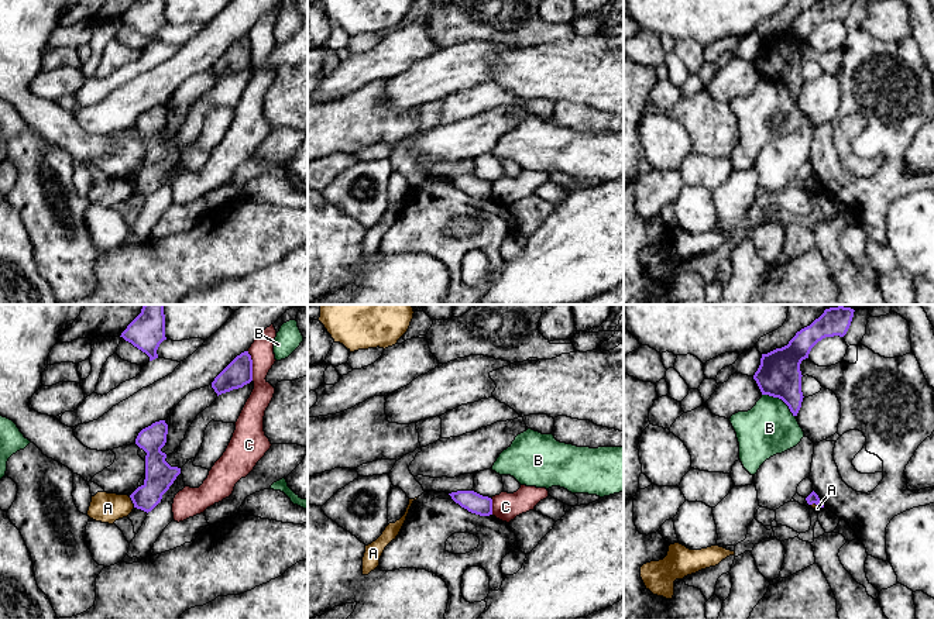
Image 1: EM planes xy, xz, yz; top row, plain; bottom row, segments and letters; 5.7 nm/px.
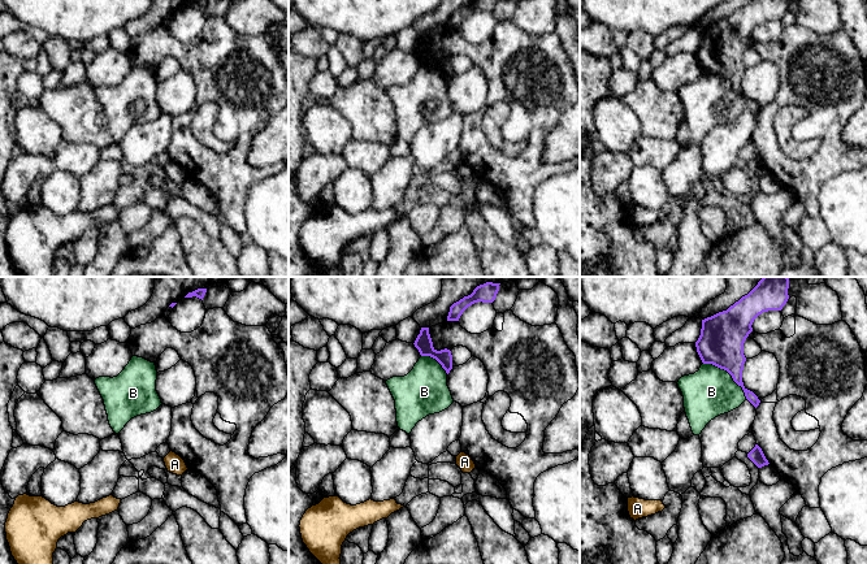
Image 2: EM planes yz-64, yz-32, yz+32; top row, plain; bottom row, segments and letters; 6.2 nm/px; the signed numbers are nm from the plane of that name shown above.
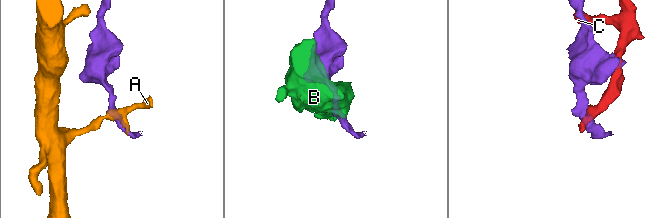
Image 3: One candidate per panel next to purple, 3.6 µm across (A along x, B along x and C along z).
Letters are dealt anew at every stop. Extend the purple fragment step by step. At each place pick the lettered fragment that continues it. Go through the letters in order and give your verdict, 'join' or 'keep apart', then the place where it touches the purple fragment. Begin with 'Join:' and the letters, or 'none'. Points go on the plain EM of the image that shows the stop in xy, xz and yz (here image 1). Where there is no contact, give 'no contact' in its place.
Join: none
A: keep apart; meets purple in xy at (133, 186)
B: keep apart; meets purple in yz at (780, 82)
C: keep apart; meets purple in xy at (251, 50)

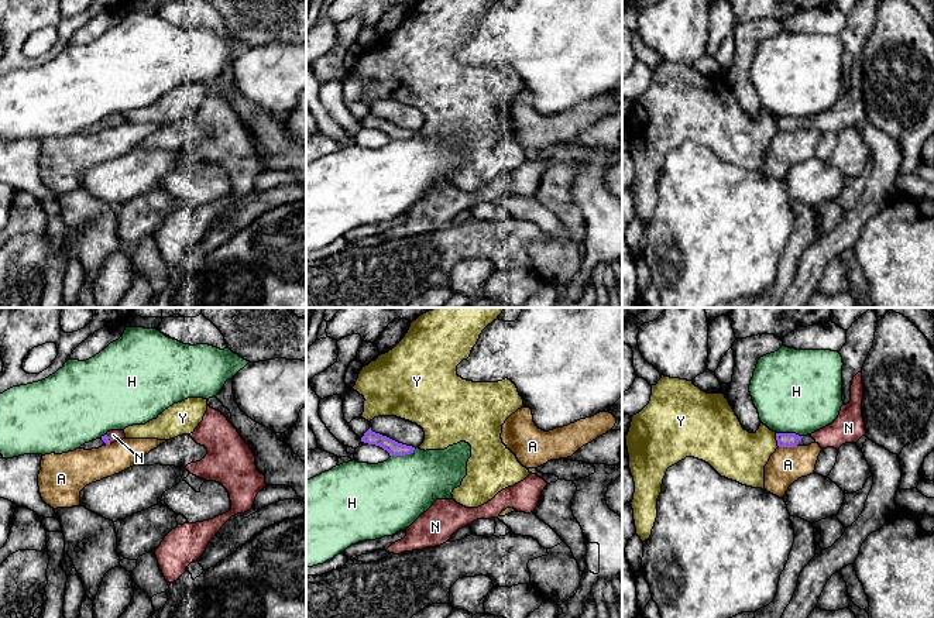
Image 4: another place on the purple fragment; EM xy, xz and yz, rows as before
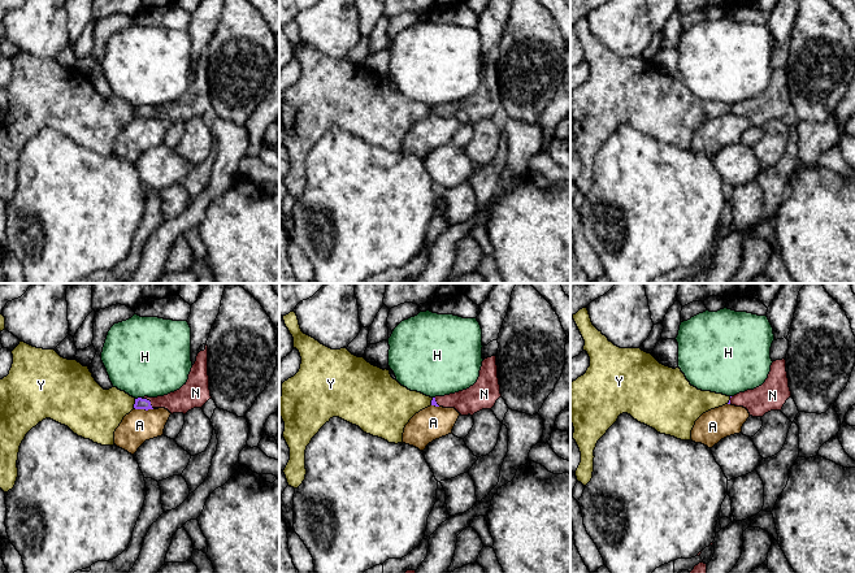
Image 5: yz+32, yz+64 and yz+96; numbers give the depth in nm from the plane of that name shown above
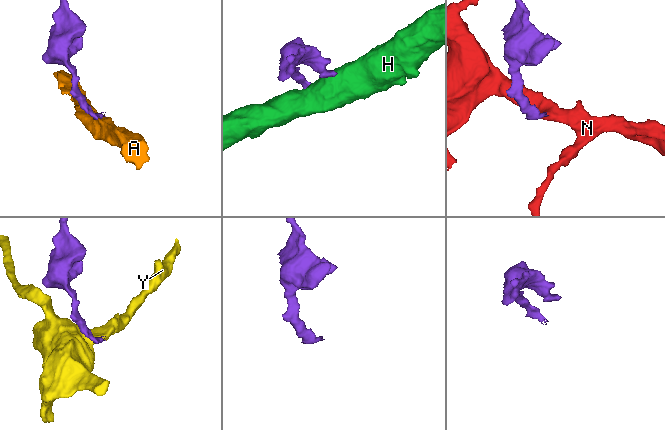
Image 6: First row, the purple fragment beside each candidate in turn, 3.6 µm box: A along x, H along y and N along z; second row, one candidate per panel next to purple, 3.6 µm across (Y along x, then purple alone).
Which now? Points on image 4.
Join: N
A: keep apart; meets purple in yz at (787, 130)
H: keep apart; meets purple in yz at (789, 117)
N: join; meets purple in xy at (107, 123)
Y: keep apart; meets purple in yz at (776, 123)

